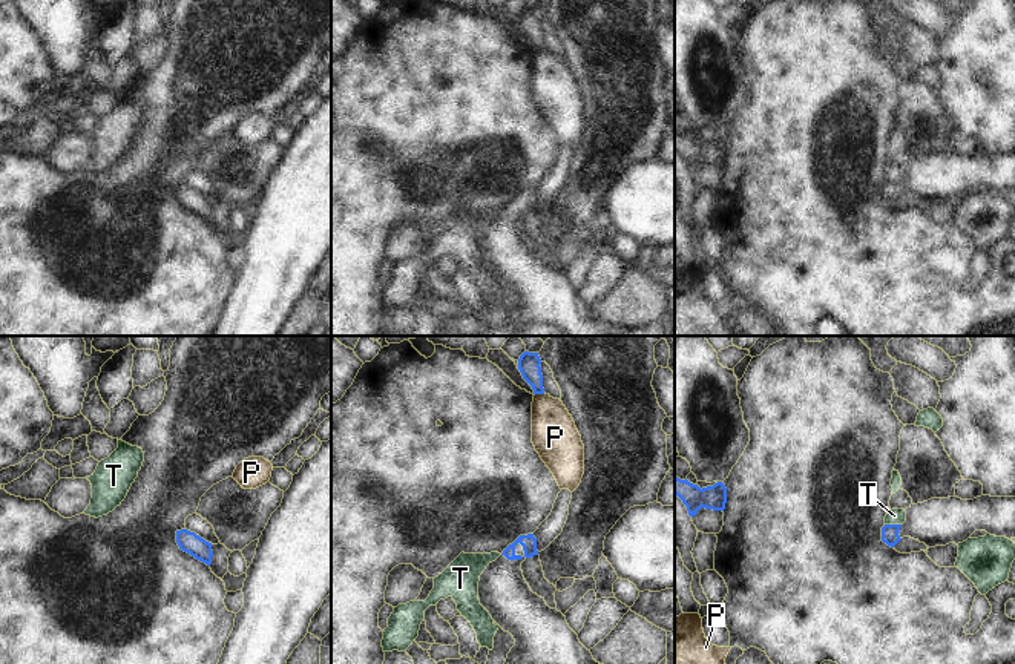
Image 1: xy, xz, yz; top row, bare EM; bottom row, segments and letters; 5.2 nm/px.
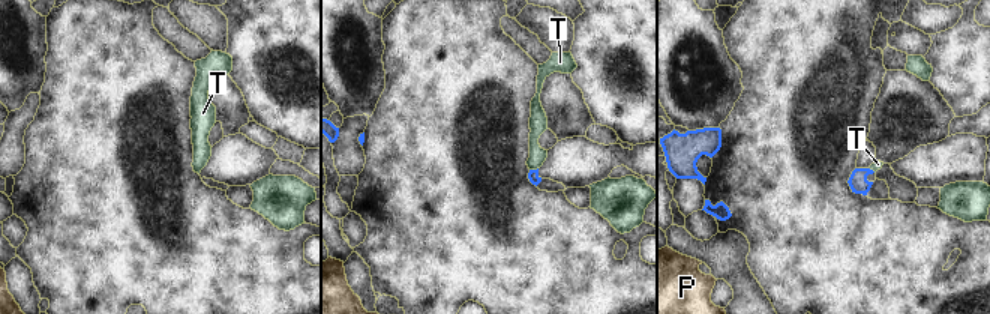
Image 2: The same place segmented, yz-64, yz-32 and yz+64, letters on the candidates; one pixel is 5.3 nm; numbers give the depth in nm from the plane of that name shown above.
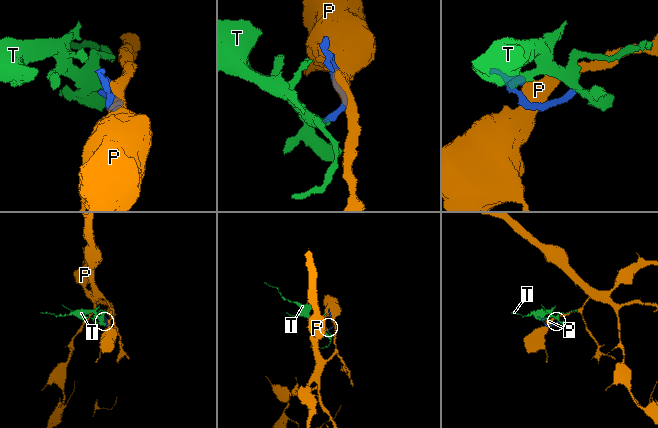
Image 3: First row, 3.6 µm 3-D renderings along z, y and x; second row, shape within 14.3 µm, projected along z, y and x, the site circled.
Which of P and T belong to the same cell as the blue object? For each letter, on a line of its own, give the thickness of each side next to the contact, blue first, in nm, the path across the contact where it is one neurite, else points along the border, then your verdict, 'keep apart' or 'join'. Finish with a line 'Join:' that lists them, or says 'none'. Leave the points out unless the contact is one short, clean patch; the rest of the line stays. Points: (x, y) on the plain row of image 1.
P: 110/240 nm | keep apart
T: 100/80 nm | along yz (885, 180), (900, 181) | keep apart
Join: none

